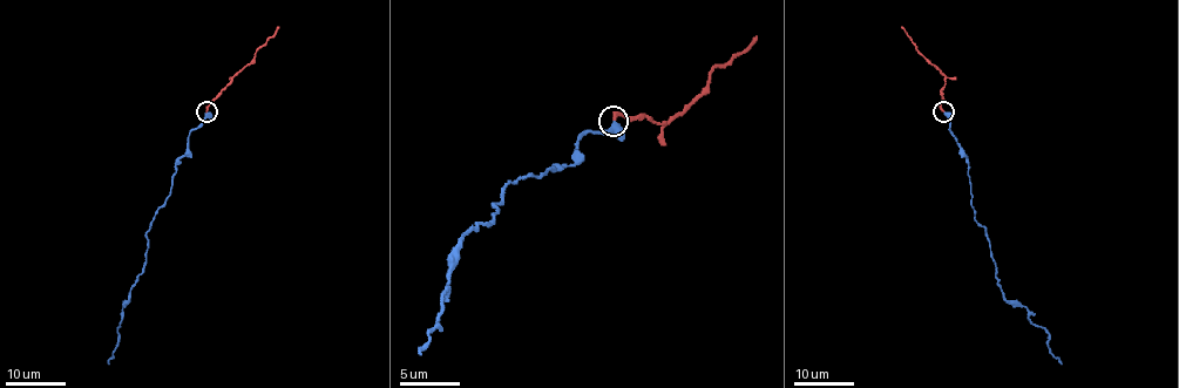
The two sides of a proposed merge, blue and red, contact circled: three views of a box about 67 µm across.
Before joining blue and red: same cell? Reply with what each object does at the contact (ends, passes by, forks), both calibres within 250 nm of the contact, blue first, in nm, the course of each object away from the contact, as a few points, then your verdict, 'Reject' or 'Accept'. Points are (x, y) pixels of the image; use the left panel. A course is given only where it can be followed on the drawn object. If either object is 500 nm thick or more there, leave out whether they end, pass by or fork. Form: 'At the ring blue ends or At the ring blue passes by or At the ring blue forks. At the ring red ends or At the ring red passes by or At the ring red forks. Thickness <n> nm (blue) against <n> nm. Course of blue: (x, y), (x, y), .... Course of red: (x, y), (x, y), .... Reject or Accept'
At the ring blue ends. At the ring red ends. Thickness 440 nm (blue) against 220 nm. Course of blue: (205, 111), (189, 133), (171, 194), (146, 233), (146, 260), (123, 305), (119, 345), (108, 365). Course of red: (205, 111), (278, 26). Accept

